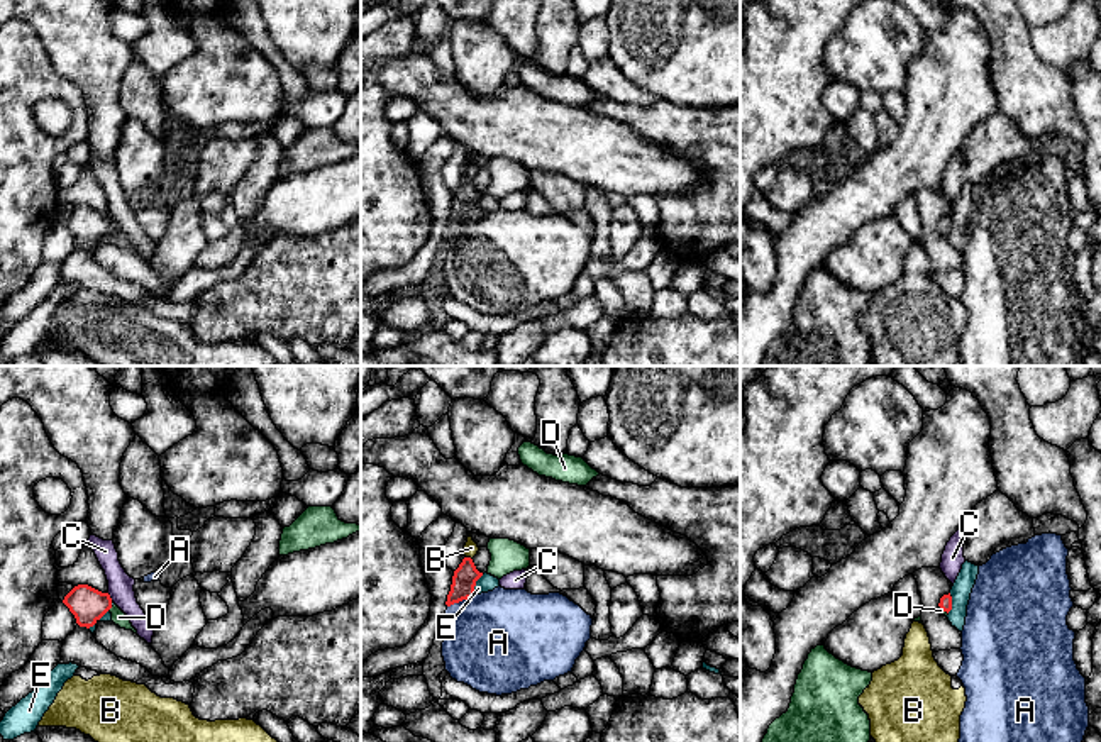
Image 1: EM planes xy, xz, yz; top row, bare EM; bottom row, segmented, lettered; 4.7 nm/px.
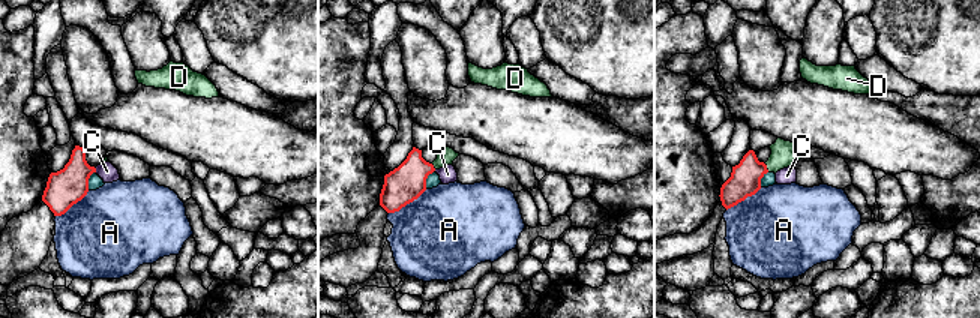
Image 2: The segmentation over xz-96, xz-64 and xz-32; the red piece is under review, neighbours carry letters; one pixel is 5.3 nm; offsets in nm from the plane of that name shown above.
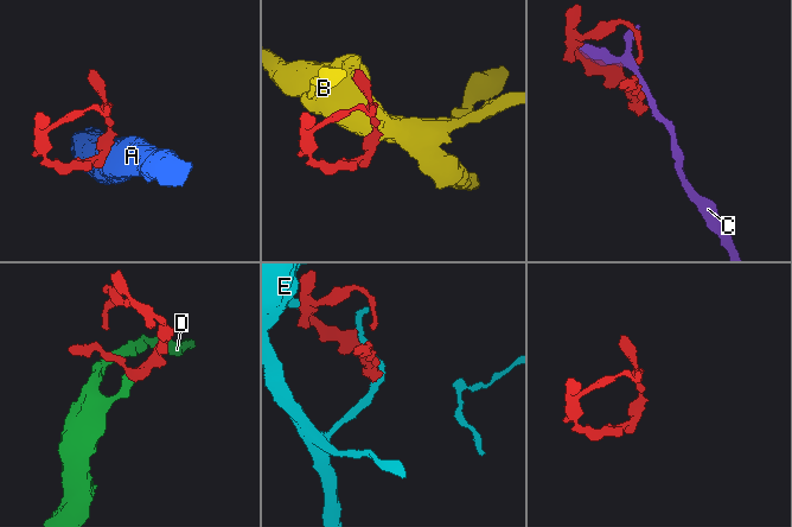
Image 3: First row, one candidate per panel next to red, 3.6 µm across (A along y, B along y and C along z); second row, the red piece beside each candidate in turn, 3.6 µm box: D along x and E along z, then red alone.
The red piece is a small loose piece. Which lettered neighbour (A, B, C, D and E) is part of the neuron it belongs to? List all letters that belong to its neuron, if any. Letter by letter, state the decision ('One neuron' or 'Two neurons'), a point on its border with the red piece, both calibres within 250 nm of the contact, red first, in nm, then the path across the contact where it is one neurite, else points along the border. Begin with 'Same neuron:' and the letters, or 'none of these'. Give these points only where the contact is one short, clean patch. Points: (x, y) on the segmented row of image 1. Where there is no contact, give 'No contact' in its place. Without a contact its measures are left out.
Same neuron: D
A: Two neurons. Touches red at xz (461, 600). Thickness 120 nm (red) against 480 nm. Boundary: xz (475, 595), (448, 607)
B: Two neurons. Touches red at xz (470, 558). Thickness 120 nm (red) against 70 nm. Boundary: xz (466, 556), (471, 559)
C: Two neurons. Touches red at xy (109, 597). Thickness 160 nm (red) against 130 nm
D: One neuron. Touches red at yz (944, 610). Thickness 60 nm (red) against 20 nm. Path across: yz (946, 602), (944, 610), (940, 610)
E: Two neurons. Touches red at xz (475, 585). Thickness 120 nm (red) against 80 nm

